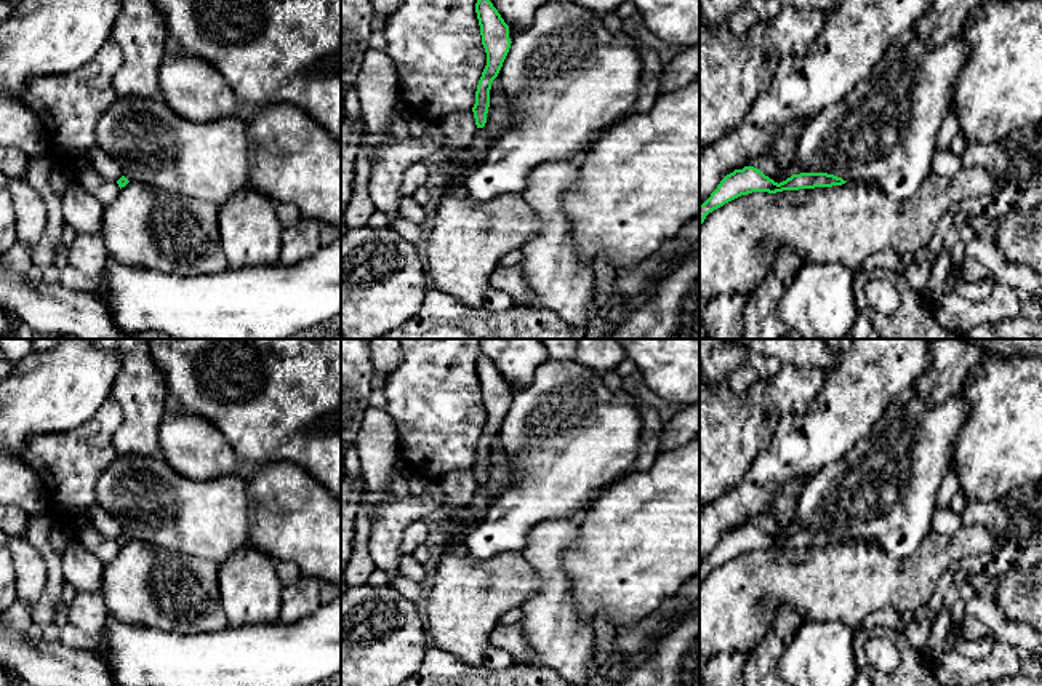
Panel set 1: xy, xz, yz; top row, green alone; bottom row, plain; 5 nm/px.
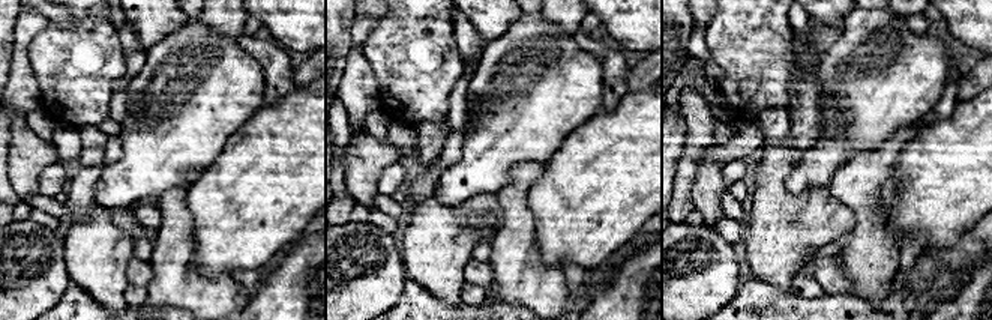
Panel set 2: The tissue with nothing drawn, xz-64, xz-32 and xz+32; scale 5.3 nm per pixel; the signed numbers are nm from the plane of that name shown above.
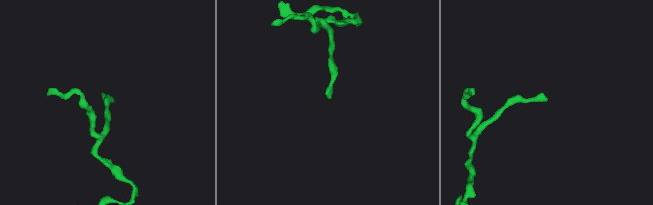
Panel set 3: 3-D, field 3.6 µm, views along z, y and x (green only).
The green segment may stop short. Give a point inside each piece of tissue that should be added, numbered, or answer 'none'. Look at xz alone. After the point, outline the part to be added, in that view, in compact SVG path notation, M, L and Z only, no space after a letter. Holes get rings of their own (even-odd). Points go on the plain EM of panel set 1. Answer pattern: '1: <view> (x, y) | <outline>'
1: xz (479, 507) | M479 486L469 502L471 513L475 521L480 521L488 513L487 491L483 486Z

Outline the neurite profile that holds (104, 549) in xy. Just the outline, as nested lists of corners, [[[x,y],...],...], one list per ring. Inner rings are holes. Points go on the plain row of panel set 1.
[[[93,523],[82,528],[77,537],[104,566],[109,564],[120,550],[118,542],[101,534]]]

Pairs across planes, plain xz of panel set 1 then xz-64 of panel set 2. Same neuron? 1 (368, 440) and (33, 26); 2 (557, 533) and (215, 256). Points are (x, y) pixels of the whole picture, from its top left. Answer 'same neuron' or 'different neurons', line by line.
1: same neuron
2: different neurons

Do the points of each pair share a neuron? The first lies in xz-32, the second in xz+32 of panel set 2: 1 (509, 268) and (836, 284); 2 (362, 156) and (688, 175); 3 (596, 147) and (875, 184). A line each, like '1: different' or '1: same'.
1: different
2: different
3: different

